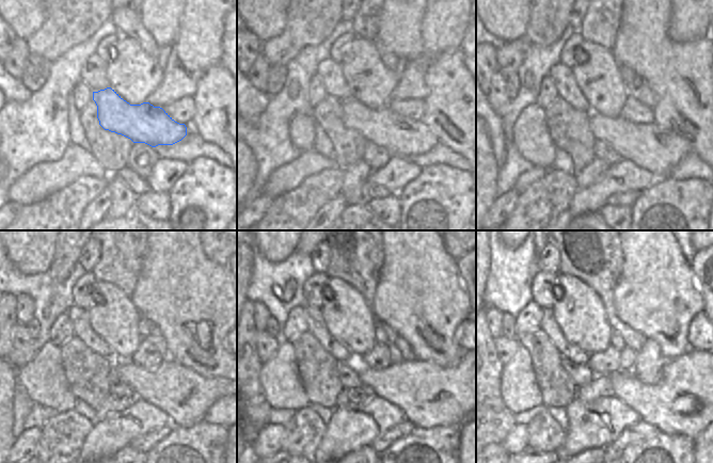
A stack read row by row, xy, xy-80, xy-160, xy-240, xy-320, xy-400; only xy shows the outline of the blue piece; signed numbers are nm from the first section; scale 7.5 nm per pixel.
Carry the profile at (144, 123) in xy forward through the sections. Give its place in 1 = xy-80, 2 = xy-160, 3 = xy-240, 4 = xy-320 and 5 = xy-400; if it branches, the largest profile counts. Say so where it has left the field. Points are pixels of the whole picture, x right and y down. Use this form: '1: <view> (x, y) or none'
1: xy-80 (400, 136)
2: xy-160 (649, 146)
3: xy-240 (186, 396)
4: xy-320 (430, 396)
5: xy-400 (693, 392)

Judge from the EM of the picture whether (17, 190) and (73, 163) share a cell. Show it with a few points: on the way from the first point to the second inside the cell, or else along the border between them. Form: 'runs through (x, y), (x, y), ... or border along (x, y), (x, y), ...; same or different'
runs through (31, 187), (45, 178), (59, 174); same

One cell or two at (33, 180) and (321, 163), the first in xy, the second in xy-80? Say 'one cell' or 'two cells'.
one cell

